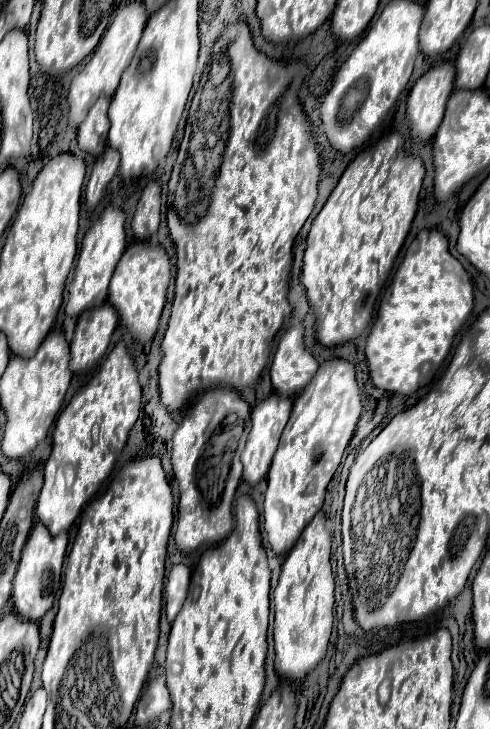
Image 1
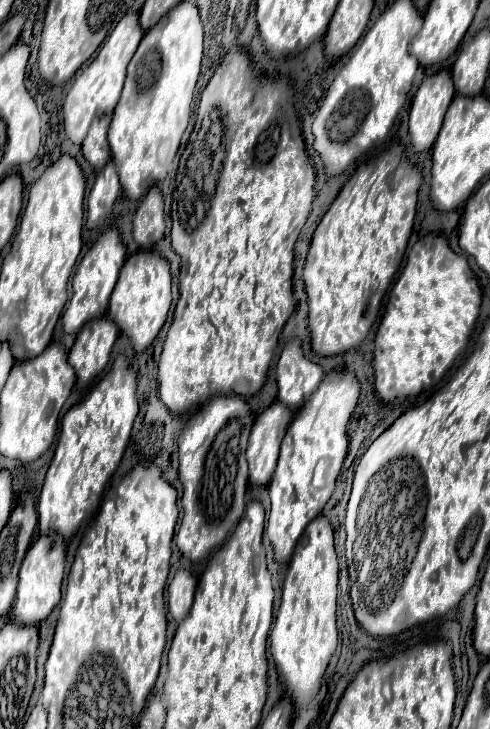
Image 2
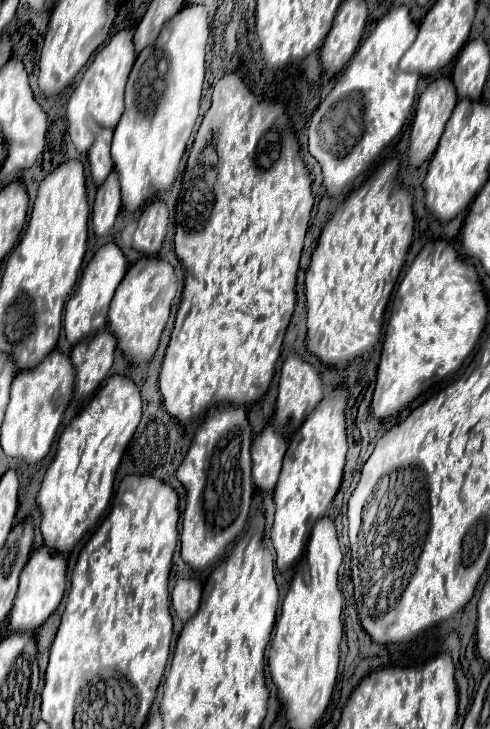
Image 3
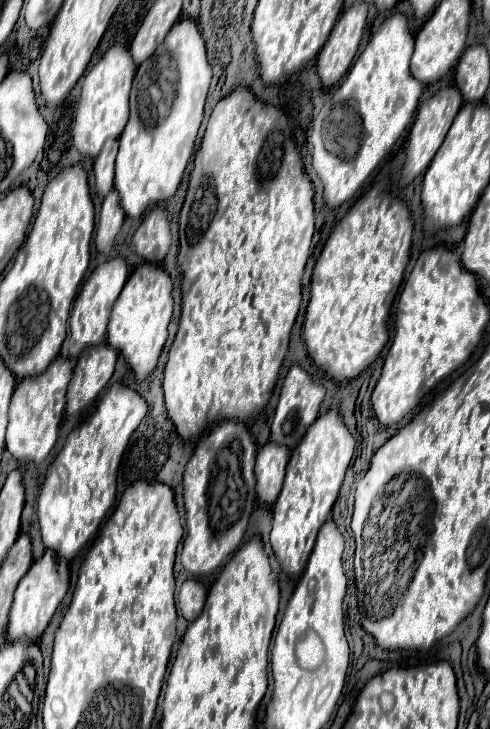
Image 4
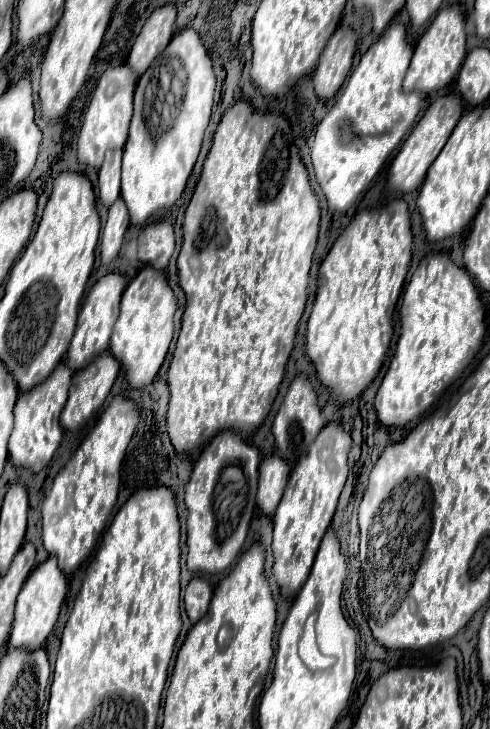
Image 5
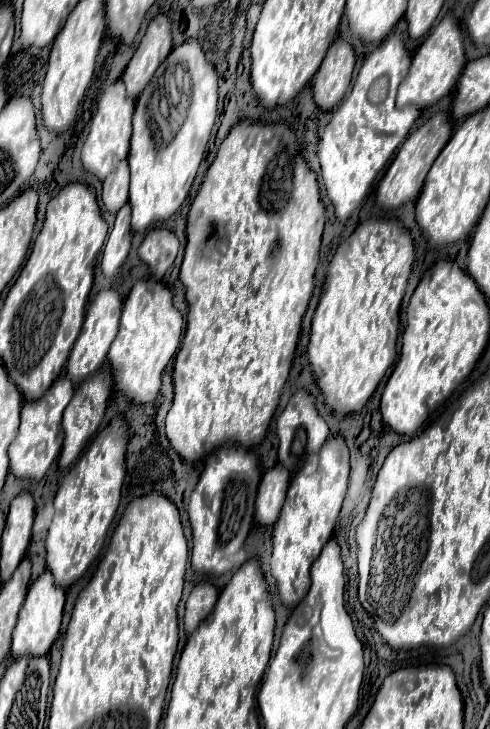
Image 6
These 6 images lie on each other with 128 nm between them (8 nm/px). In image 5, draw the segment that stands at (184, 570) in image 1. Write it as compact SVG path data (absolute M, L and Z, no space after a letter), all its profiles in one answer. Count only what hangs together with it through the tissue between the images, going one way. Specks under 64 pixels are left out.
M192 578L188 582L188 586L184 590L184 608L186 608L186 614L192 624L198 622L206 614L210 598L212 598L212 588L206 580Z

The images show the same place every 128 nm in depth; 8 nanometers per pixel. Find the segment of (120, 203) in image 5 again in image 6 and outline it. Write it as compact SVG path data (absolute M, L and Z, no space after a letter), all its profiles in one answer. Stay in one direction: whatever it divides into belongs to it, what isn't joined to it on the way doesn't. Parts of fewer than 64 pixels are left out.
M124 204L118 214L116 214L116 222L112 232L108 234L106 242L104 242L104 250L102 250L102 272L106 276L114 276L118 272L118 268L124 264L128 250L130 250L130 238L132 238L132 230L130 230L130 206Z

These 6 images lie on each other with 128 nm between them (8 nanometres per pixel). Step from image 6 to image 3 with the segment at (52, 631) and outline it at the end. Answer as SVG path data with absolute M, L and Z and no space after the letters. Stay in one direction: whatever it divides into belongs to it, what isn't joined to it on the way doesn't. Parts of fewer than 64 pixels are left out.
M46 546L34 550L28 564L24 566L24 572L20 574L20 588L16 594L16 604L8 618L10 630L18 630L18 632L36 630L58 608L64 596L64 590L66 590L66 560L58 554L58 564L56 564L54 552Z

